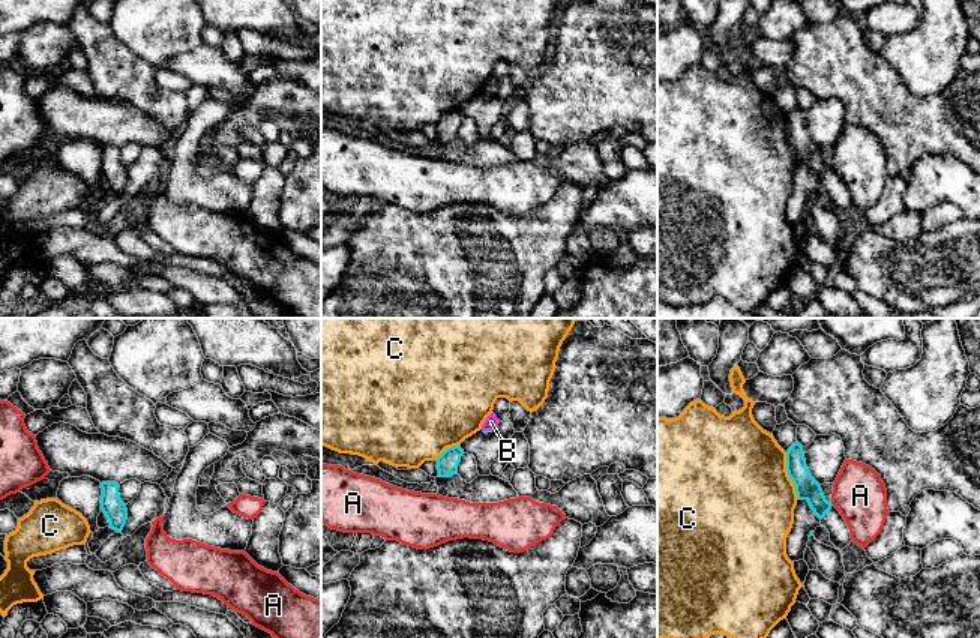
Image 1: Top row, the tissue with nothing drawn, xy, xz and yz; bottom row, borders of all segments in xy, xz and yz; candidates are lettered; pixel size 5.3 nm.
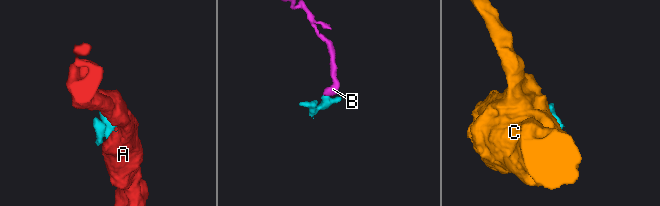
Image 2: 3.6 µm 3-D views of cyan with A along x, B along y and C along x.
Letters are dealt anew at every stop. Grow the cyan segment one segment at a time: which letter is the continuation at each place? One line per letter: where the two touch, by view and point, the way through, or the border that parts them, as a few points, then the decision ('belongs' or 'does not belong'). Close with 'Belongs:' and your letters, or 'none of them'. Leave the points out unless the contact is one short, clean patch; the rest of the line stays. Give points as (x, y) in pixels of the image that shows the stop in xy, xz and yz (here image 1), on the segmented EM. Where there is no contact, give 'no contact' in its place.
A: yz (830, 503) | does not belong
B: xz (488, 431) | along xz (483, 430), (491, 431) | does not belong
C: yz (788, 475) | does not belong
Belongs: none of them

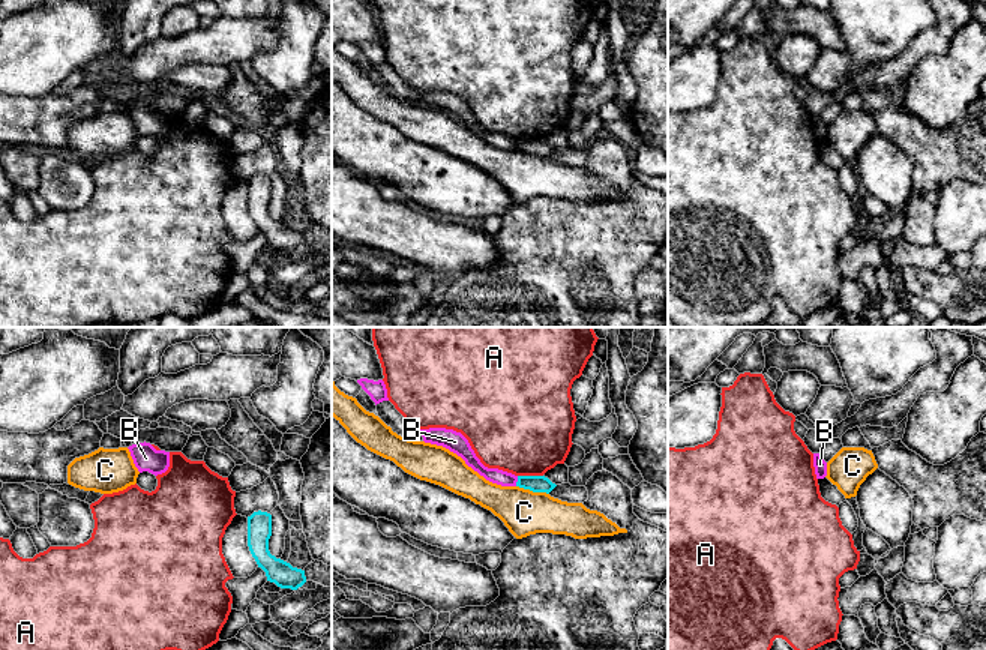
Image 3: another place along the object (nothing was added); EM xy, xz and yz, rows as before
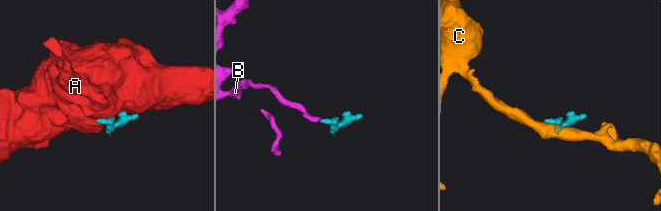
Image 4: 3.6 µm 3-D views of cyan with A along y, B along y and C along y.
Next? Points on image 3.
A: xz (530, 476) | does not belong
B: xz (518, 481) | along xz (518, 476), (515, 485) | does not belong
C: xz (533, 491) | along xz (517, 485), (548, 494) | does not belong
Belongs: none of them

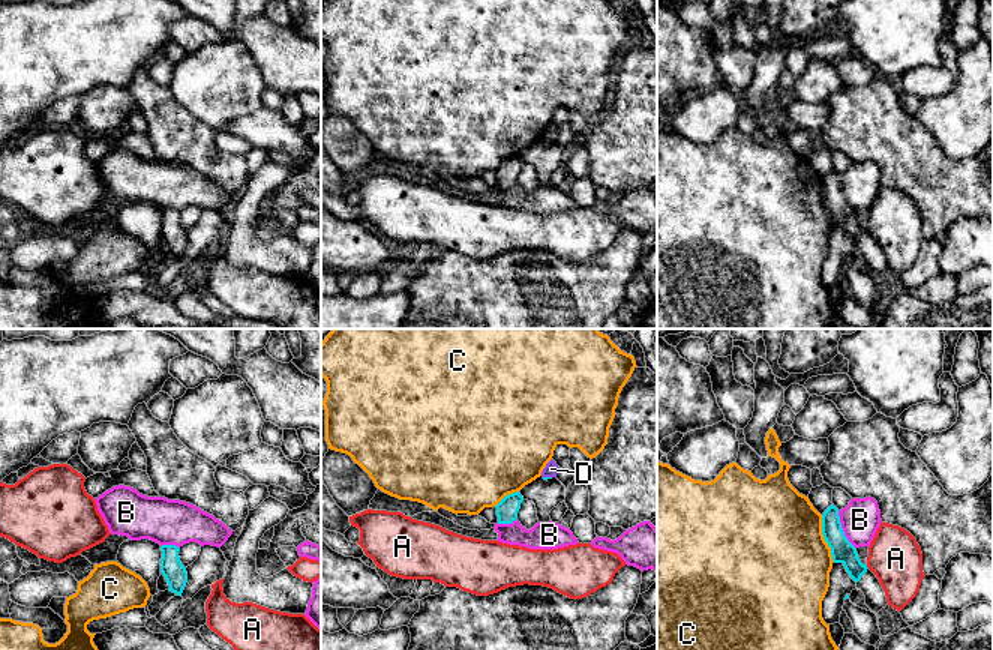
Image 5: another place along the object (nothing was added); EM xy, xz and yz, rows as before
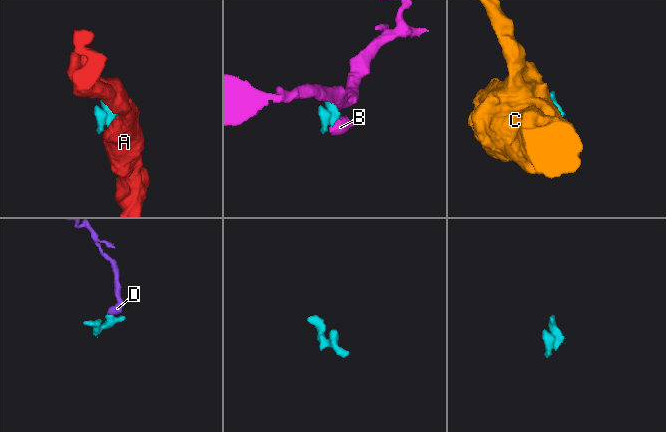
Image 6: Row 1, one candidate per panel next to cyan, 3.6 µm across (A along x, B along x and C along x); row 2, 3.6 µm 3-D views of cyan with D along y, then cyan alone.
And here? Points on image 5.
A: yz (866, 566) | does not belong
B: yz (842, 530) | along yz (837, 511), (840, 527), (855, 548) | does not belong
C: yz (824, 538) | does not belong
D: xz (548, 478) | along xz (543, 476), (551, 478) | does not belong
Belongs: none of them

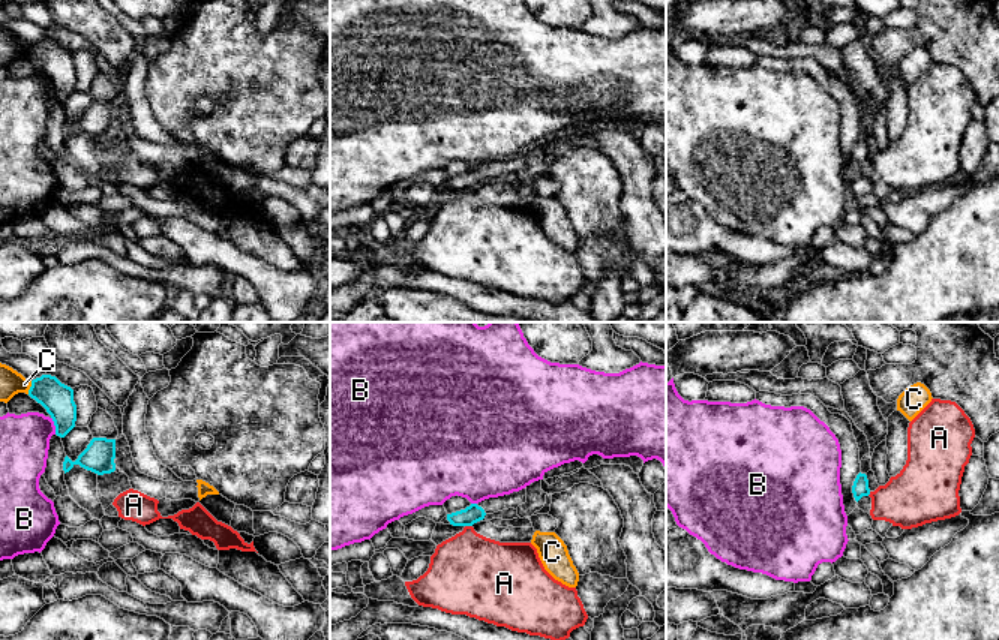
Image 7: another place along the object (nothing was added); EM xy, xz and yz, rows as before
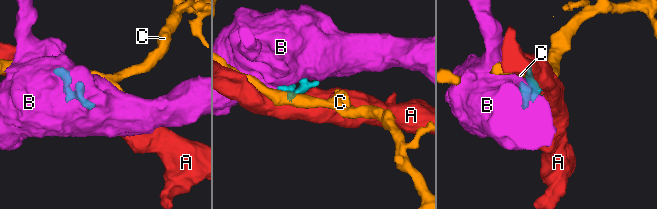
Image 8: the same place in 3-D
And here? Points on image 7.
A: xz (468, 525) | does not belong
B: xy (56, 426) | does not belong
C: xy (30, 387) | along xy (32, 381), (27, 393) | does not belong
Belongs: none of them

